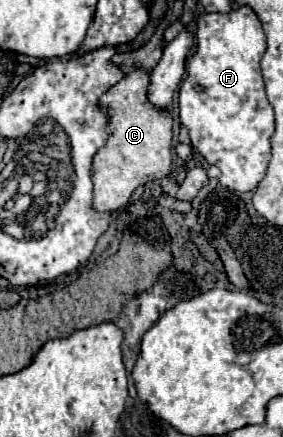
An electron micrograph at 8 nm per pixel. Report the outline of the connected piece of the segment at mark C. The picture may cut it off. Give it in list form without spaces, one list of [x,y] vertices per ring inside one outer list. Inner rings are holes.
[[[136,68],[116,86],[104,92],[98,100],[100,110],[108,118],[106,144],[94,154],[92,182],[94,198],[92,208],[96,212],[114,212],[124,208],[132,192],[146,182],[164,178],[172,164],[172,116],[168,110],[154,108],[146,98],[150,84],[148,72]]]

